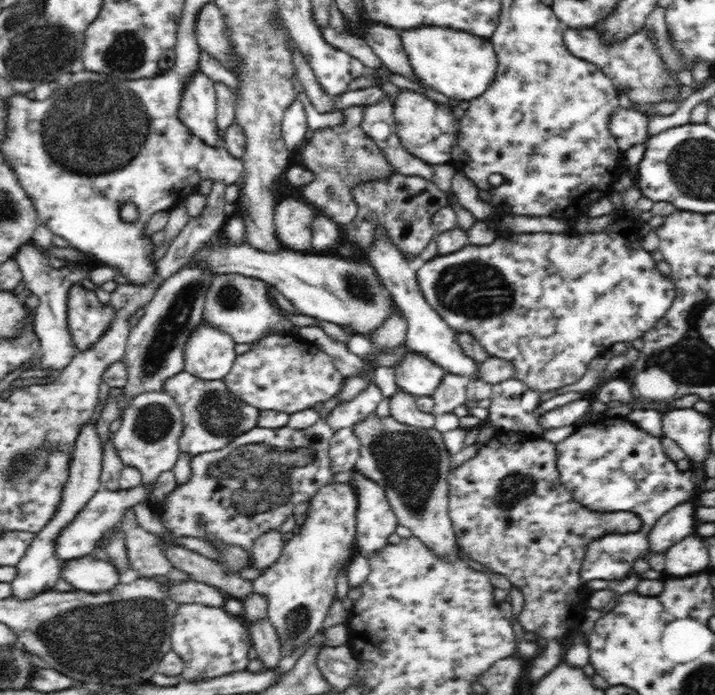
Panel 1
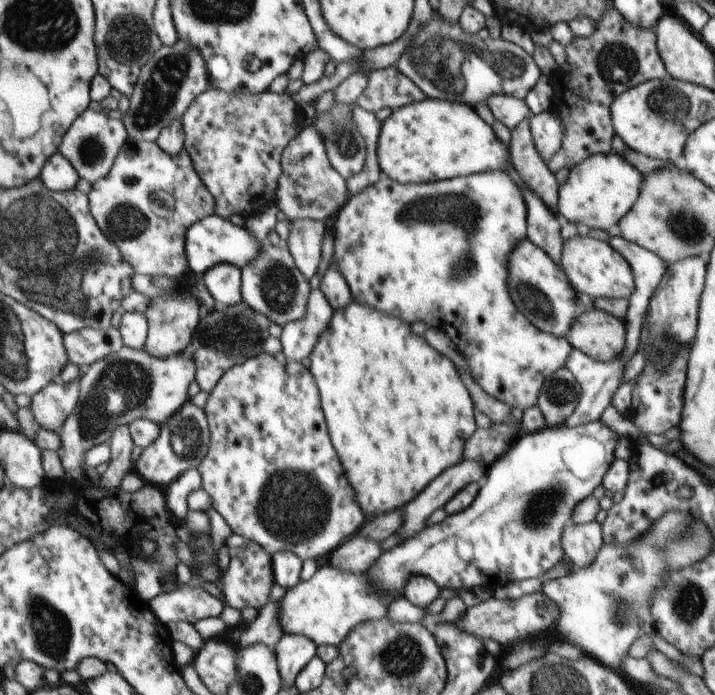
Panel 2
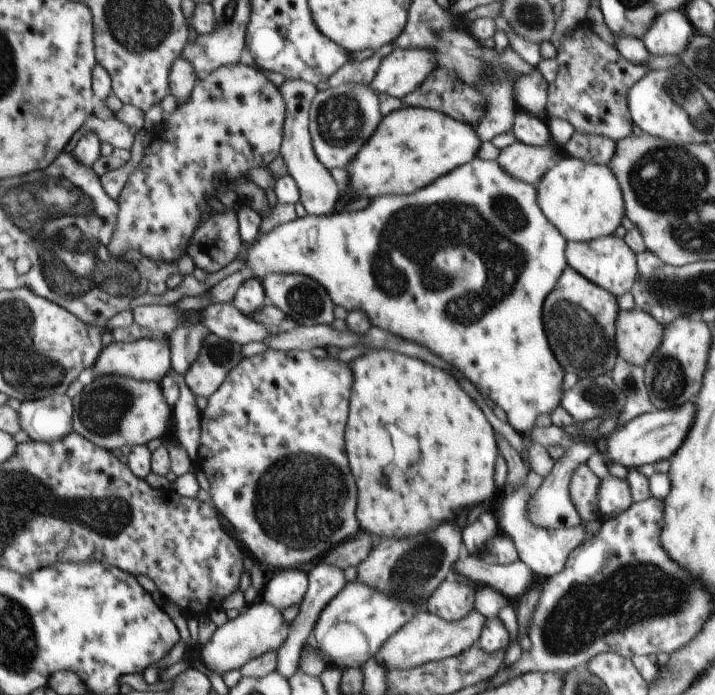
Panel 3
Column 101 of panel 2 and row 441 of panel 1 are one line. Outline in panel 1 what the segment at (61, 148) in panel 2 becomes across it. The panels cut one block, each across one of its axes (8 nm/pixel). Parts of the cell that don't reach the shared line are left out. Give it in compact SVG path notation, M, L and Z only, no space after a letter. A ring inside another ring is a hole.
M144 391L128 397L121 409L119 422L113 428L111 441L117 456L130 466L140 470L141 483L148 488L154 487L156 478L162 472L170 471L178 461L181 449L179 441L184 431L182 411L172 395L161 391Z

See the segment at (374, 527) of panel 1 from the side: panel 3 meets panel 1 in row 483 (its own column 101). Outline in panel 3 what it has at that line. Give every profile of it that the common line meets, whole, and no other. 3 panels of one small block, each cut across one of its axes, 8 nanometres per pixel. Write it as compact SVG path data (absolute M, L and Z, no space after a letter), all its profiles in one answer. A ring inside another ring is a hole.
M166 336L149 337L132 343L114 342L101 350L94 364L94 378L105 375L125 375L140 381L161 382L171 370L171 346Z

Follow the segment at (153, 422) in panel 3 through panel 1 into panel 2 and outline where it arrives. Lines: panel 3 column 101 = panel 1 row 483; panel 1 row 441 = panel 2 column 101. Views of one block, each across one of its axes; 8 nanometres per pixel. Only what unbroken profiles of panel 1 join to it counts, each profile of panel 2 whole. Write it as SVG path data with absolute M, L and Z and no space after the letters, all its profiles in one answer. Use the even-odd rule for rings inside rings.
M120 348L89 368L79 380L79 405L75 413L58 431L61 448L58 452L66 480L82 482L84 454L94 446L110 445L112 432L119 425L129 426L136 418L150 420L159 426L190 400L188 387L195 381L196 364L190 351L157 358L144 348Z

